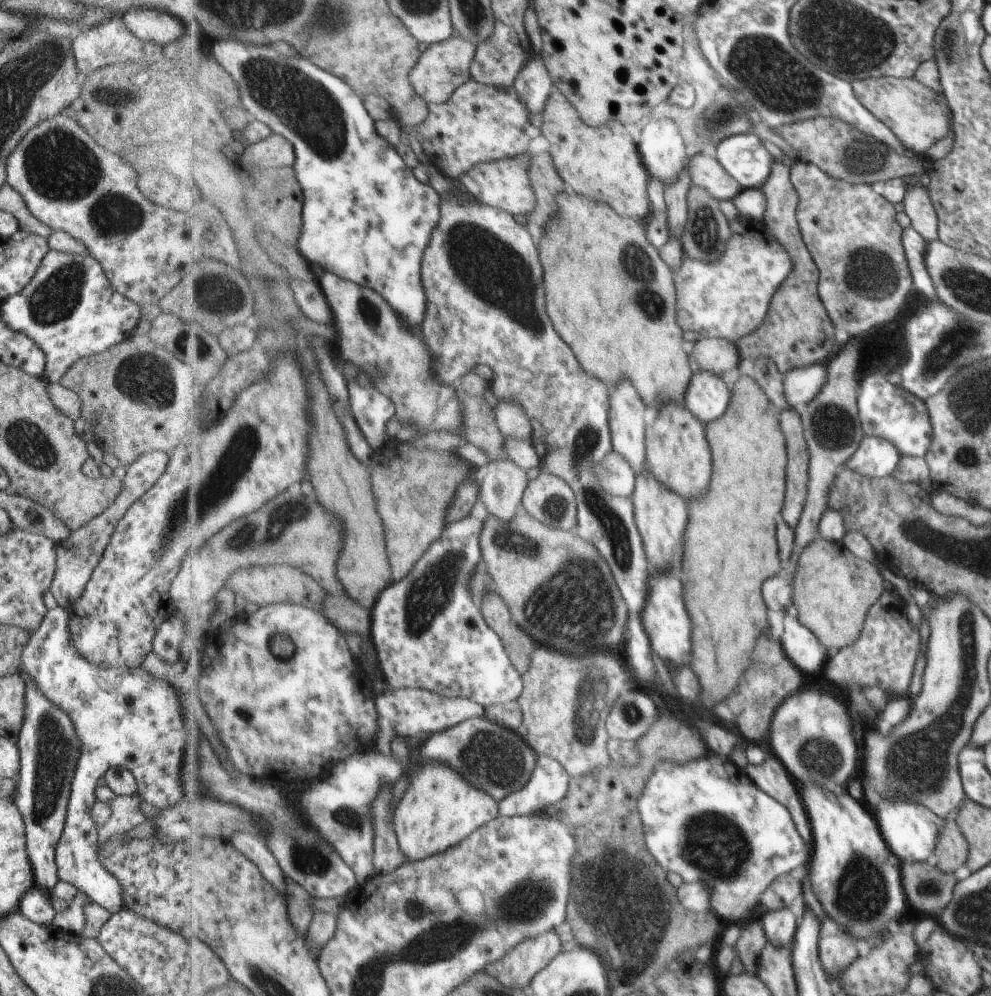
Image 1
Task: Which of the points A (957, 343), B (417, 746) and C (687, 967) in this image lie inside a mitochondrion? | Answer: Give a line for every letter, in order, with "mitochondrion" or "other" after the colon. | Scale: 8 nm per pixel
A: mitochondrion
B: other
C: other

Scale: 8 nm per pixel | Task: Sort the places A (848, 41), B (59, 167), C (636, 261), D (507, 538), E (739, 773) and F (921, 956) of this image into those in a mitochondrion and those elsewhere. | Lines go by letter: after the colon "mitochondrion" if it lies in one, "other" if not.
A: mitochondrion
B: mitochondrion
C: mitochondrion
D: mitochondrion
E: other
F: other

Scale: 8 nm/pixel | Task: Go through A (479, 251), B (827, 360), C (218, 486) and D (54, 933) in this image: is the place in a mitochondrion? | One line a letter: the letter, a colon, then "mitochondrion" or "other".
A: mitochondrion
B: other
C: mitochondrion
D: other

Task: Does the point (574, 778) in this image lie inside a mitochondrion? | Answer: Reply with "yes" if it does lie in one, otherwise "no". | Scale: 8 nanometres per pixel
no

